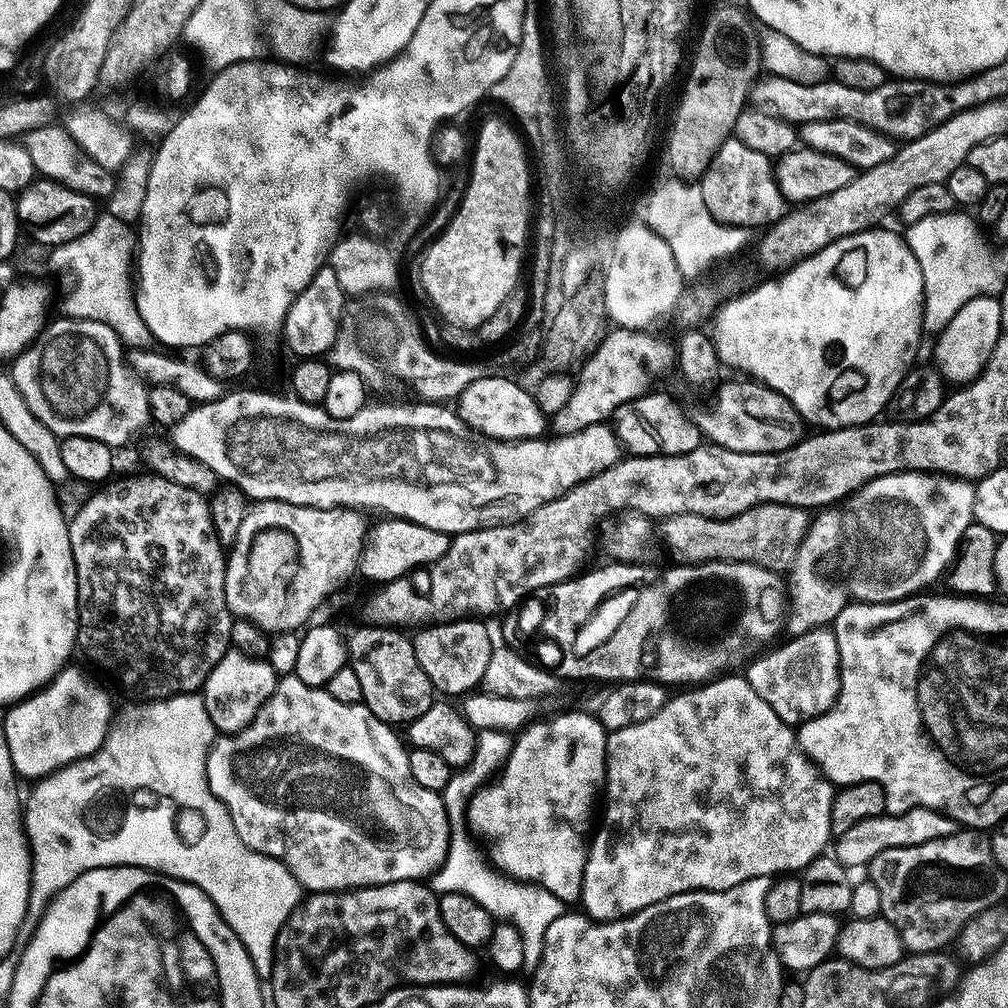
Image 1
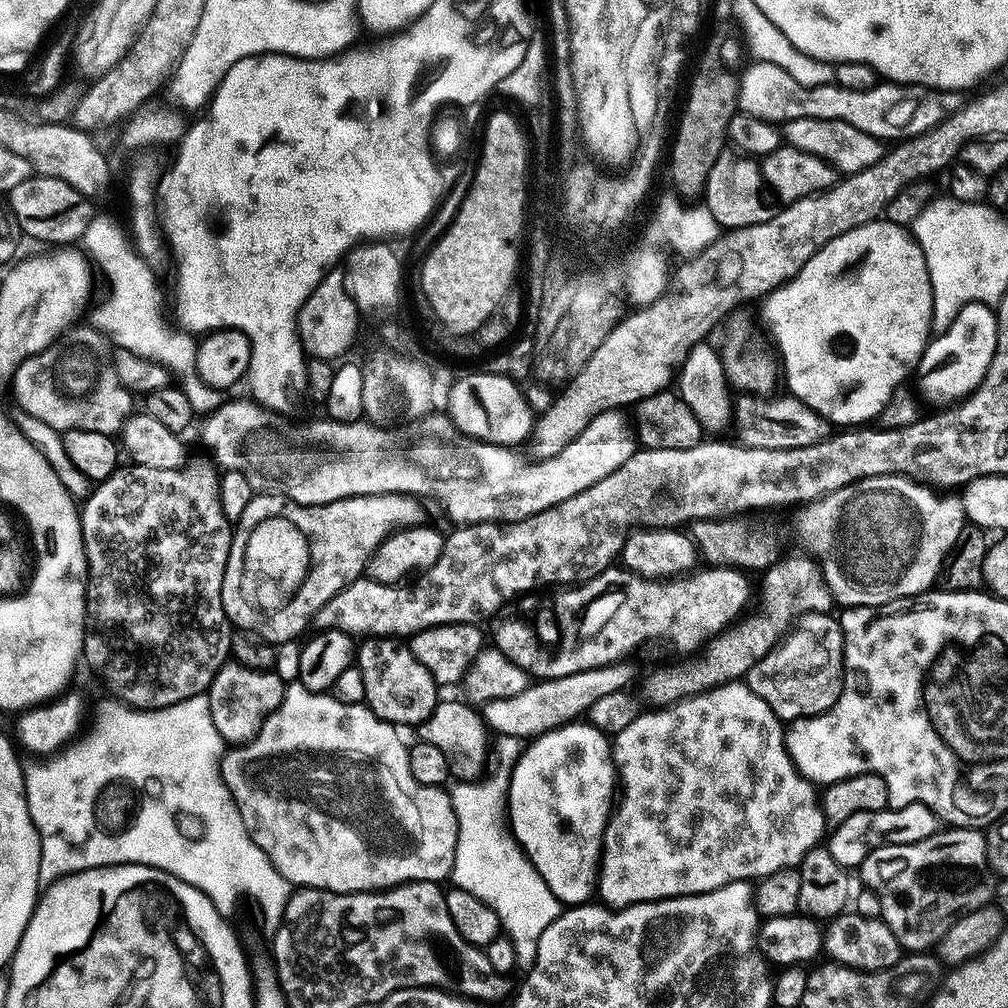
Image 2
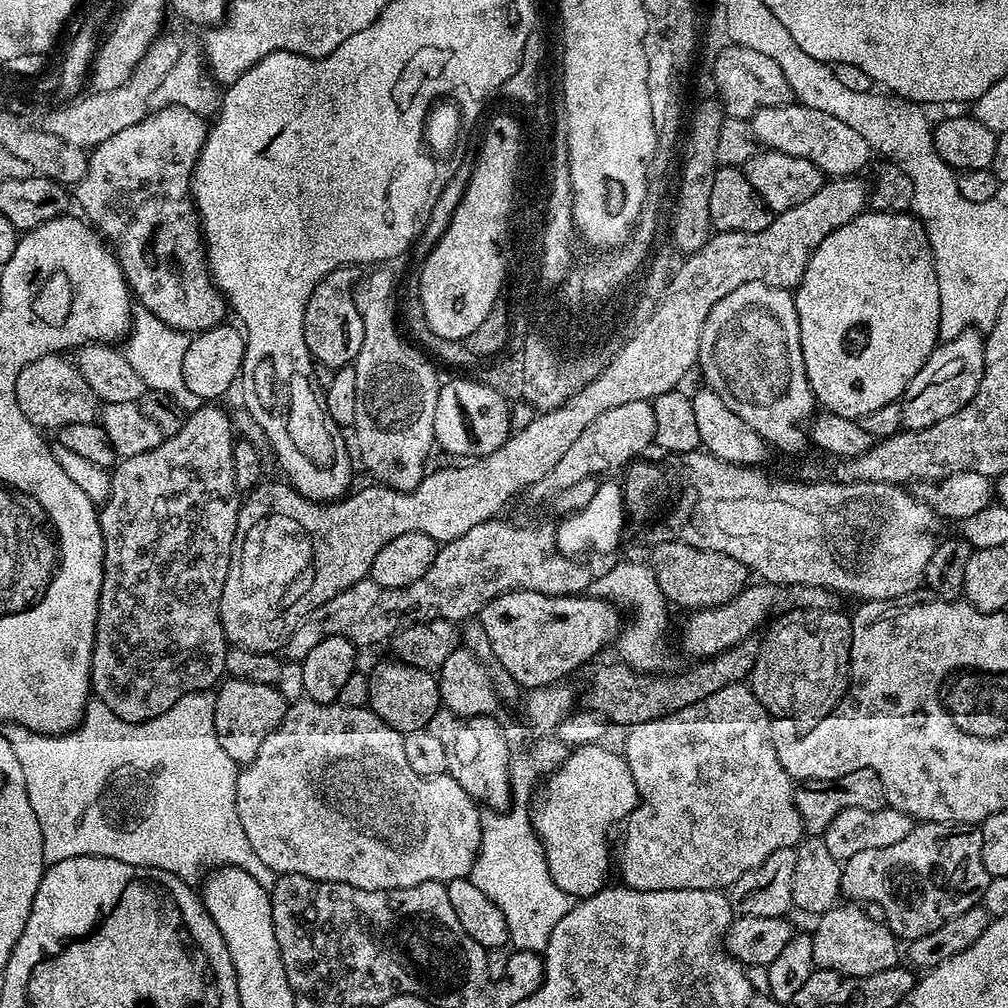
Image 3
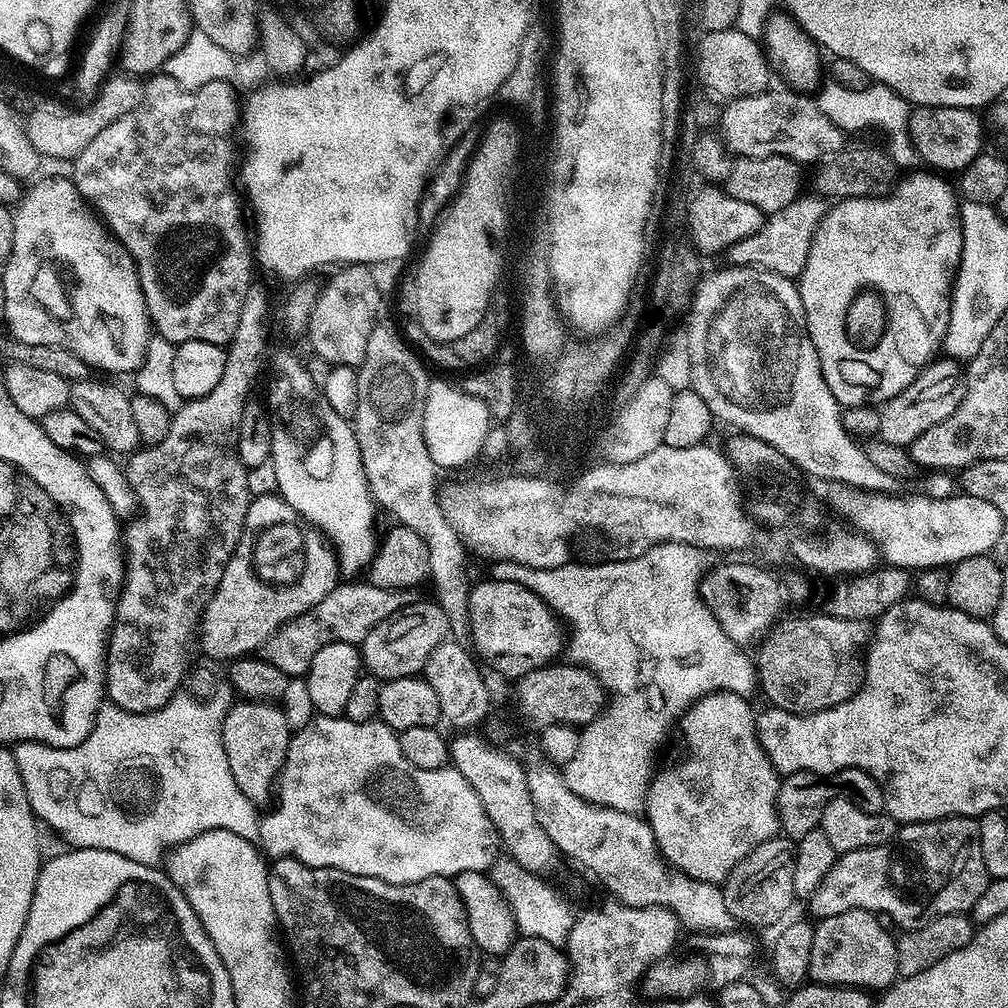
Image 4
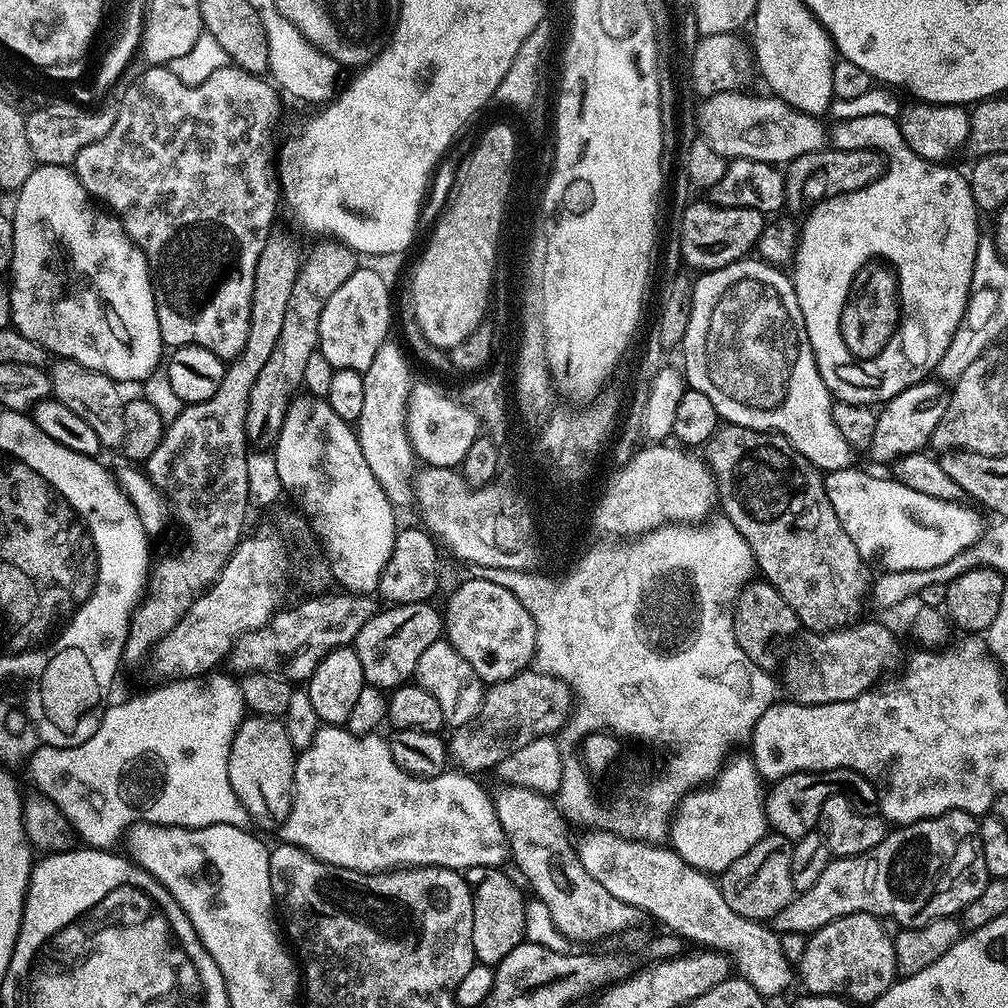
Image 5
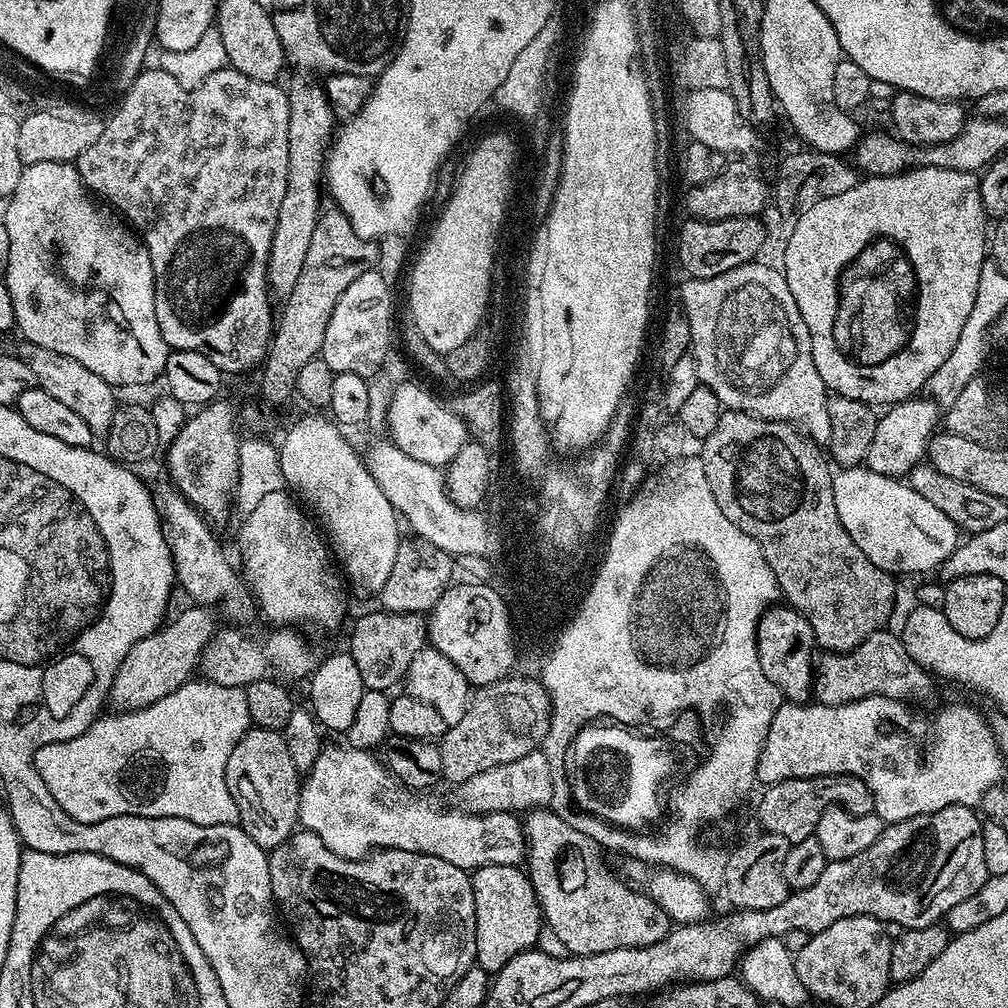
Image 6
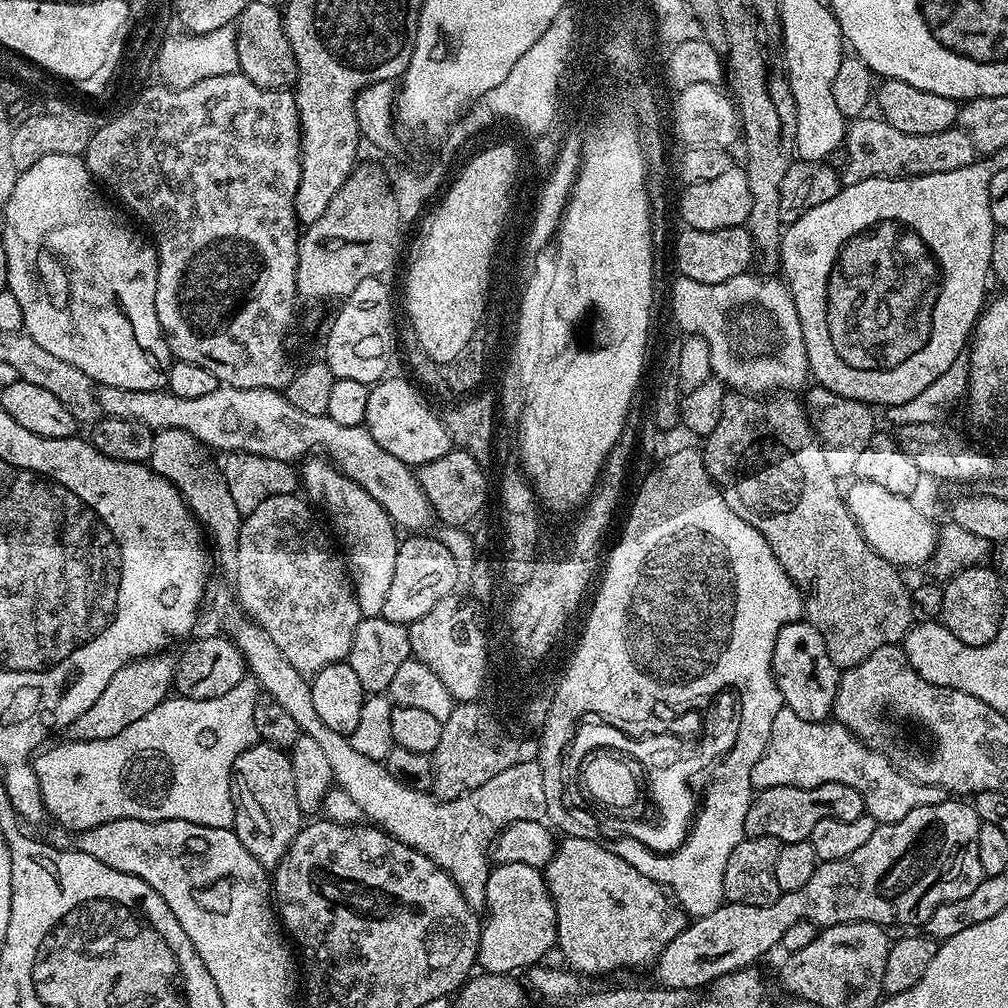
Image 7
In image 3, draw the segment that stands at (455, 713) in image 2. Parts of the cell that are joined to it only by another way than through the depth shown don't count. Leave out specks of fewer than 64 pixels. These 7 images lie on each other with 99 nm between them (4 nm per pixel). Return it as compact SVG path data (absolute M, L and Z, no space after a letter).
M441 710L434 714L434 718L430 718L427 726L430 734L436 735L442 741L442 747L446 750L447 775L452 776L454 782L458 782L458 786L462 786L462 790L466 790L466 794L470 794L470 798L476 801L477 805L488 810L507 809L514 796L512 786L512 757L514 752L513 749L508 749L508 736L504 733L503 726L496 719L495 715L461 718L455 716L453 712Z

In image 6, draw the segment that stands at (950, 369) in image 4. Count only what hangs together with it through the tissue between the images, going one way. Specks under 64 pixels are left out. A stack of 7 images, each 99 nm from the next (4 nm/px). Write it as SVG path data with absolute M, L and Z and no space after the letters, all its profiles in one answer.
M913 398L891 405L885 411L888 413L877 419L874 439L870 442L866 461L870 471L876 471L880 475L904 478L914 465L925 459L928 441L937 427L935 424L938 424L938 408L931 399L920 399Z

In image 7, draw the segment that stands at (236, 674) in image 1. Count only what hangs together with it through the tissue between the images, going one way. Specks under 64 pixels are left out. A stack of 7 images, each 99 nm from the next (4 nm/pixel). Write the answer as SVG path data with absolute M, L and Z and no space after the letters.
M263 742L242 750L232 767L232 801L236 807L236 837L261 866L266 870L275 869L302 827L298 794L294 794L291 755L285 749Z

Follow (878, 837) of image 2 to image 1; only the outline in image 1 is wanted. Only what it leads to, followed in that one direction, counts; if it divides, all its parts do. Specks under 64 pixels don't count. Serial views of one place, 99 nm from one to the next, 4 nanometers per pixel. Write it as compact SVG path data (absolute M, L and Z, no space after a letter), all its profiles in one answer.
M915 808L893 816L885 814L878 818L868 818L866 822L858 822L858 826L848 830L846 834L835 837L834 855L849 870L860 867L863 869L871 864L875 856L882 854L882 850L894 850L902 846L922 846L922 842L934 842L938 838L953 836L957 830L956 821L951 820L946 814L929 808Z

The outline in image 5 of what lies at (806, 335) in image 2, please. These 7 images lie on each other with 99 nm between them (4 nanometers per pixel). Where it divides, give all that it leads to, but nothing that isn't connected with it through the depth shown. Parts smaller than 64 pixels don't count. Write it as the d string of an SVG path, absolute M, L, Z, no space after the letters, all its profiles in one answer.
M901 143L886 156L884 174L875 183L857 192L851 192L849 196L835 196L823 200L807 213L808 221L799 229L796 258L791 269L793 272L790 272L790 279L796 291L798 306L802 306L806 334L810 338L810 346L814 350L814 358L822 374L822 382L826 382L829 392L837 401L846 404L880 406L885 400L893 400L895 396L902 394L902 390L929 379L935 373L942 354L946 354L946 346L950 346L950 338L954 338L962 322L968 305L974 258L978 252L978 242L982 239L981 232L978 232L981 217L968 191L967 175L961 172L960 176L958 169L948 167L952 166L922 158L914 154L908 144Z

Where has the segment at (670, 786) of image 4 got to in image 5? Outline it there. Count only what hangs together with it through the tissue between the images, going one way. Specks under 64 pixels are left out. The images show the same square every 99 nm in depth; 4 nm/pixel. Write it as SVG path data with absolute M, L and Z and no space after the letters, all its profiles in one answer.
M751 755L736 756L707 786L697 786L678 801L670 821L670 848L707 874L724 872L769 831L764 813L766 784Z

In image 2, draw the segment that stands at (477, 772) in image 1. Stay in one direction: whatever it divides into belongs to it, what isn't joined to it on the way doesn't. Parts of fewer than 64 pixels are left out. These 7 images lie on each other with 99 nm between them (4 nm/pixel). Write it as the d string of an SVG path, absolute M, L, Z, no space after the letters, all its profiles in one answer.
M497 735L494 740L494 763L490 773L479 782L460 782L455 785L456 789L451 789L452 805L458 822L458 842L450 880L455 887L474 894L474 898L482 898L482 902L486 902L486 906L490 906L490 910L498 914L503 935L507 936L514 946L517 965L527 970L536 962L538 938L542 938L542 930L546 930L550 922L560 917L562 905L560 899L550 890L550 886L546 886L542 874L538 874L538 870L528 860L528 855L520 847L510 827L508 784L512 781L512 771L521 751L521 737Z

